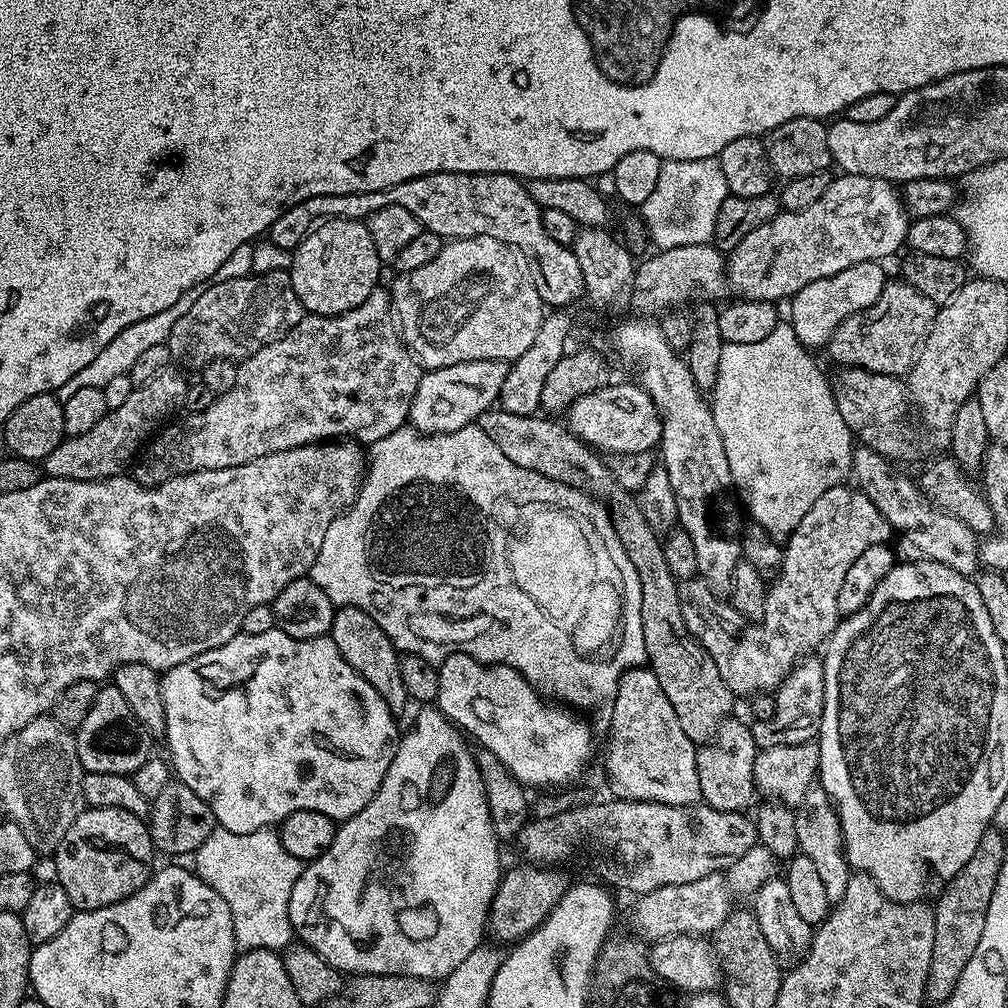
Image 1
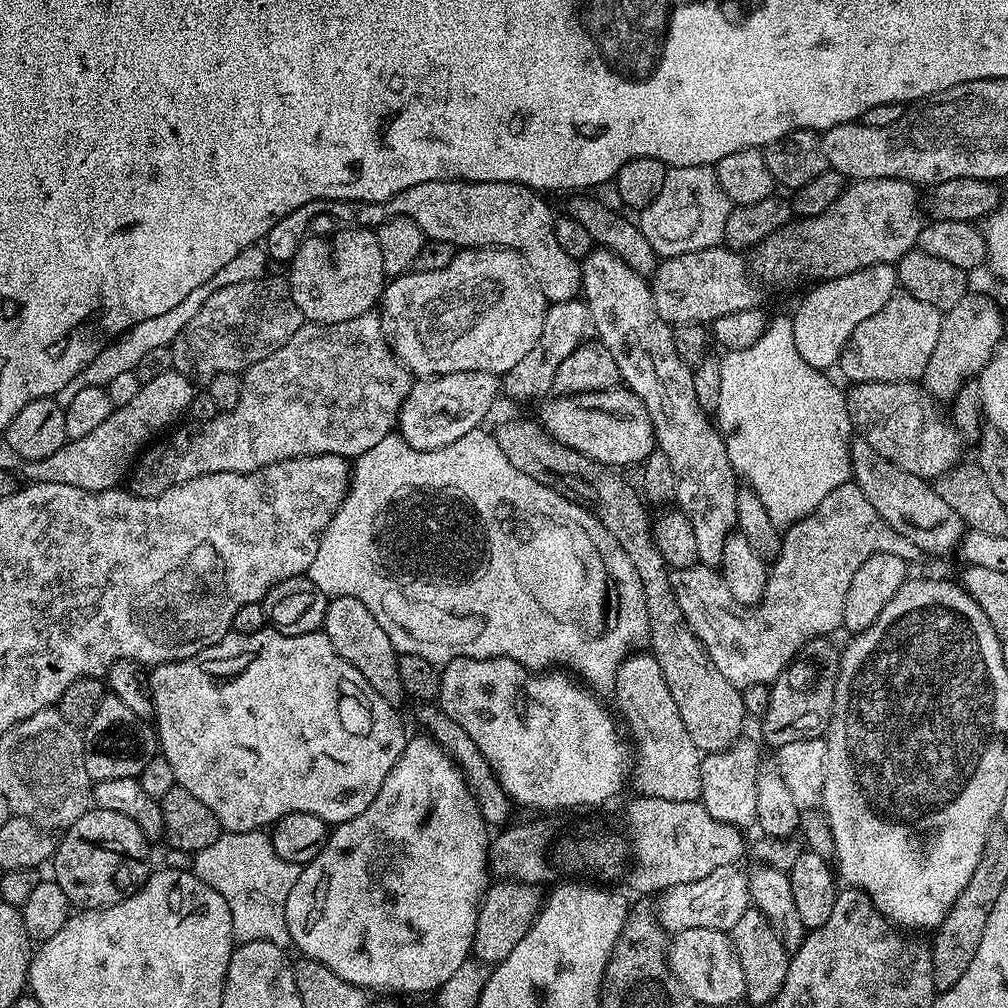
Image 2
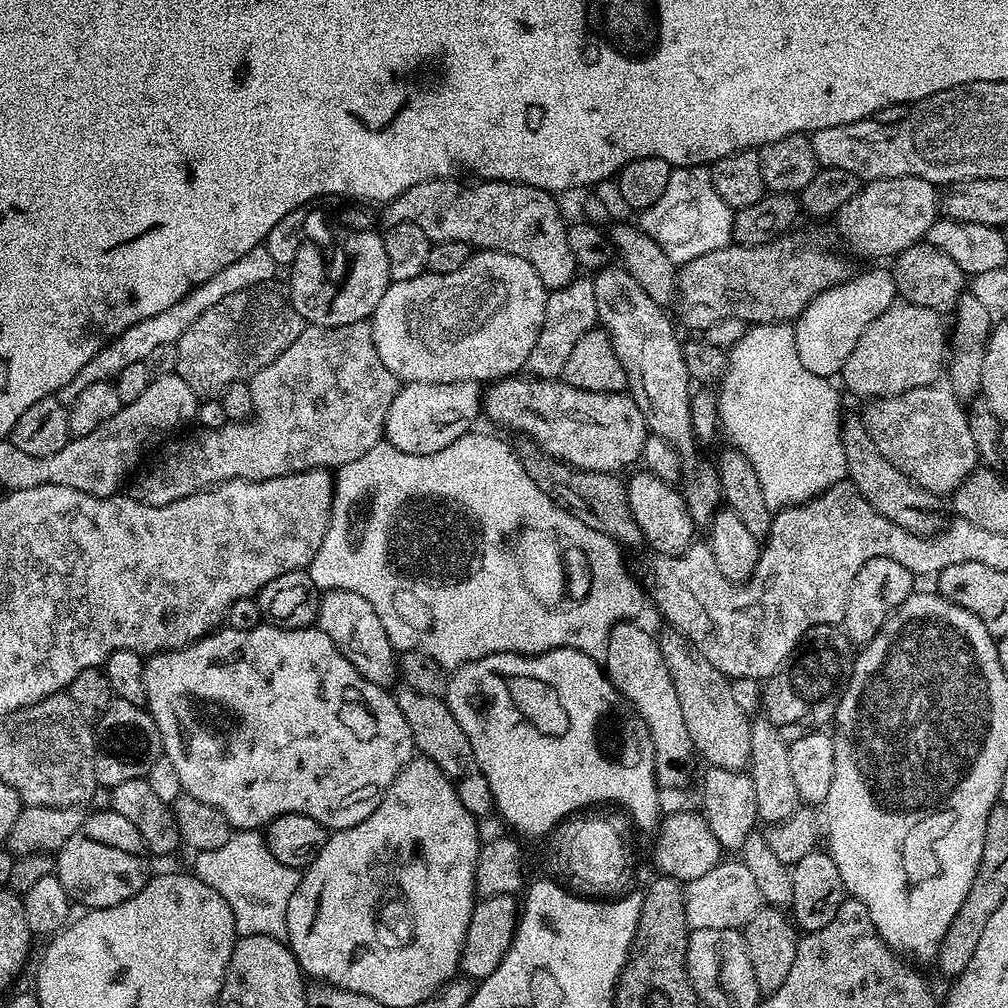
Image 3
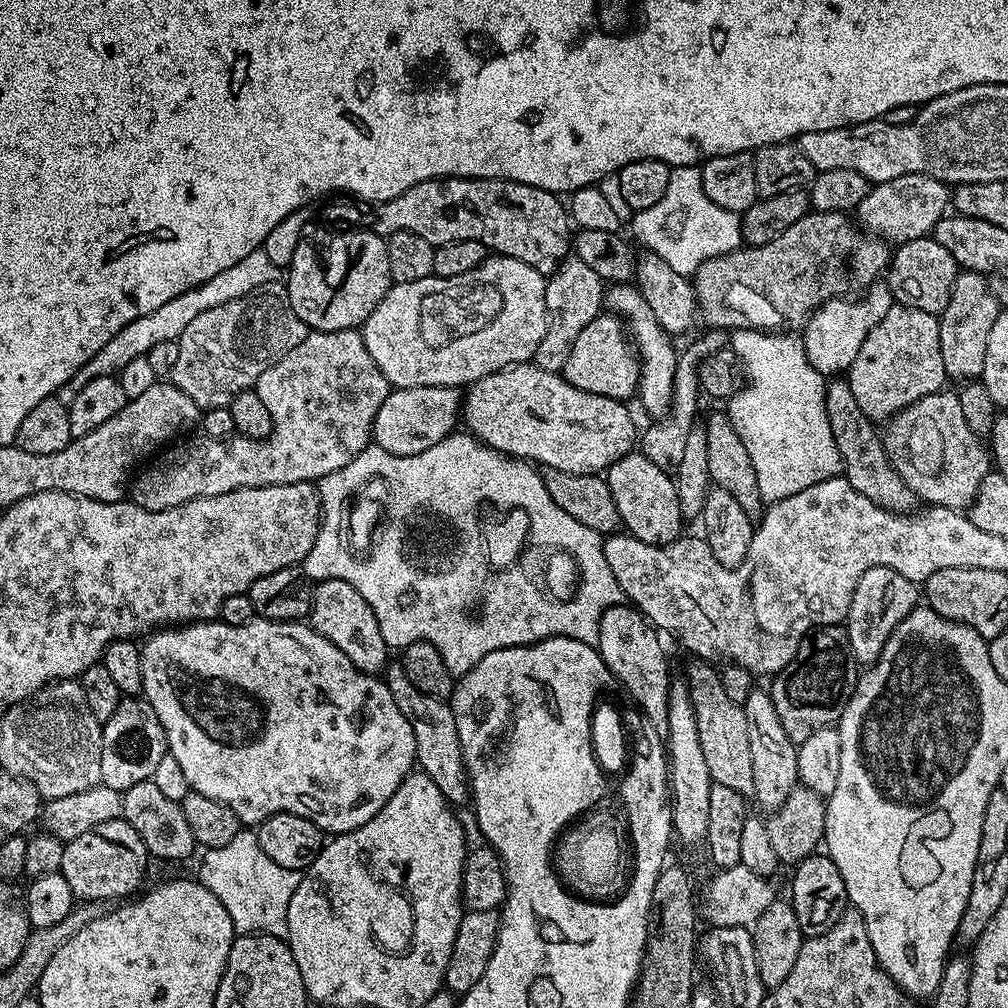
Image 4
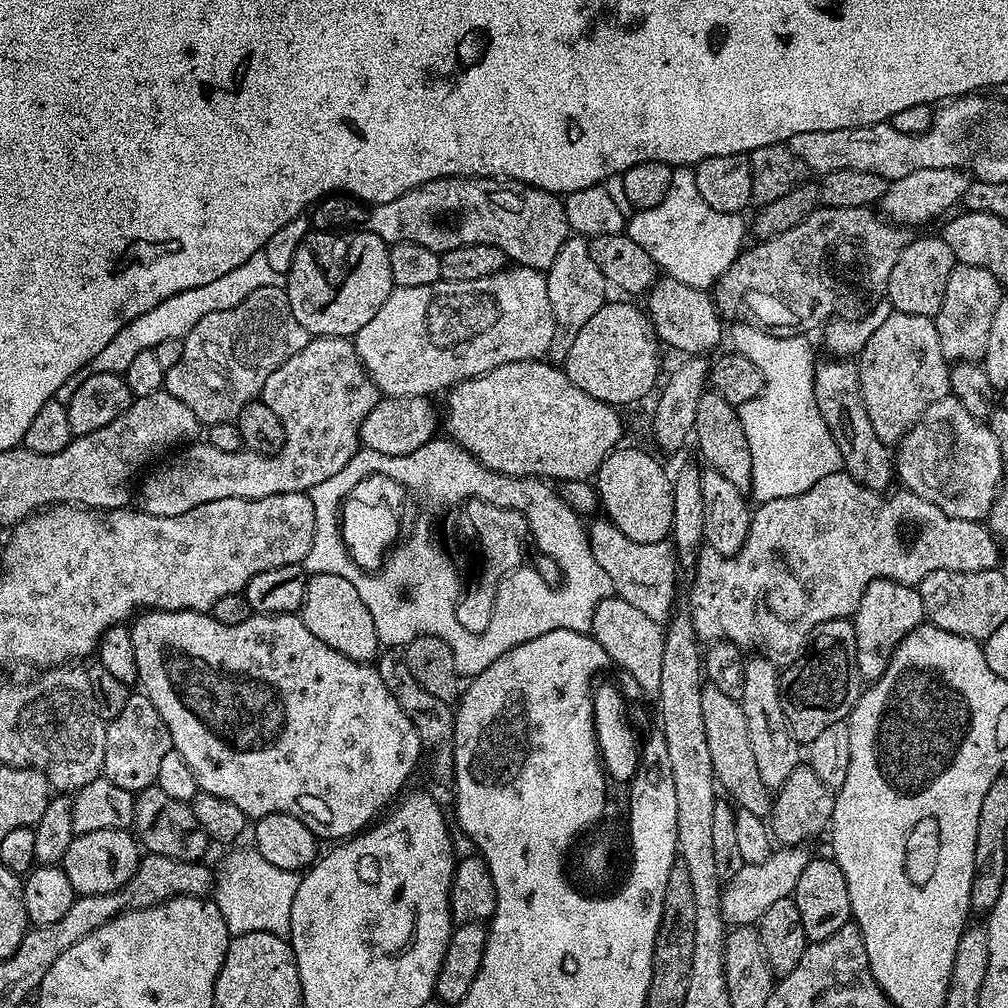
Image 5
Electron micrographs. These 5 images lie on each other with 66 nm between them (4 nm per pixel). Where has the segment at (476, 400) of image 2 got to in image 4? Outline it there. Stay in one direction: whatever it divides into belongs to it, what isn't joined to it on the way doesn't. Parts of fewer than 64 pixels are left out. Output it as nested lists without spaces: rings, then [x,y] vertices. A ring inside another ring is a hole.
[[[408,387],[389,391],[385,402],[378,410],[372,427],[373,443],[376,443],[387,453],[396,457],[410,457],[424,450],[432,449],[442,438],[451,435],[457,427],[462,414],[463,397],[461,391],[452,387]]]

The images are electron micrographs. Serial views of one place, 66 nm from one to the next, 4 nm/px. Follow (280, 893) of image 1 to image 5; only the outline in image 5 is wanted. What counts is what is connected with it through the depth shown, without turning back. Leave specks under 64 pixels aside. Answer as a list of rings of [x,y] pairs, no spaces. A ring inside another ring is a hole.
[[[255,847],[240,848],[232,852],[214,872],[214,899],[232,936],[265,932],[285,938],[290,934],[290,910],[294,894],[298,894],[301,873],[278,870],[266,862]]]

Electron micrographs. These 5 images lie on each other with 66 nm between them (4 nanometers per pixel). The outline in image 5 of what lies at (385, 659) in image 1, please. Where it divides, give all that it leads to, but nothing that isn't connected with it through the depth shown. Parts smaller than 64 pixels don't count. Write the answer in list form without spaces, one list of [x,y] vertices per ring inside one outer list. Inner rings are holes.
[[[338,574],[308,577],[306,594],[298,615],[306,630],[310,630],[318,642],[326,642],[330,650],[338,650],[338,654],[346,658],[367,664],[375,661],[382,651],[378,630],[374,630],[374,618],[370,618],[366,602],[362,602],[358,590],[354,590],[354,582],[338,578]]]

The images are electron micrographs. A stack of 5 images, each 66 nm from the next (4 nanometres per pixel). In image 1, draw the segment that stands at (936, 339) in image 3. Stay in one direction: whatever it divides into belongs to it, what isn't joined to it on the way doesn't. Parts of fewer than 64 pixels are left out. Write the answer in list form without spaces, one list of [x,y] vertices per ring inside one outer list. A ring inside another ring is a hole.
[[[897,278],[885,284],[878,302],[842,322],[826,345],[837,365],[865,368],[878,374],[907,377],[925,336],[936,320],[938,306],[914,286]]]

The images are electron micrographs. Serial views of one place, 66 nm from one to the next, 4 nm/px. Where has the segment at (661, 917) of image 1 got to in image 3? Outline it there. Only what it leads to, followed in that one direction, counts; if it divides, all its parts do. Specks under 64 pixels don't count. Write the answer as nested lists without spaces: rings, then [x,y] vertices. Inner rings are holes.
[[[728,858],[716,864],[714,870],[706,870],[702,878],[687,881],[684,890],[684,913],[689,929],[730,930],[743,929],[762,907],[758,882],[754,882],[750,870],[736,858]]]

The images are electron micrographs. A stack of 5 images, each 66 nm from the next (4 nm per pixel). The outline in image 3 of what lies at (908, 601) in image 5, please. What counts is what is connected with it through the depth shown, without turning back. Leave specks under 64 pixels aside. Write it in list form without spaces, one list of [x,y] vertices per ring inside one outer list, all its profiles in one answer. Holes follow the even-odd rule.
[[[870,558],[858,570],[854,578],[854,586],[850,586],[850,598],[846,602],[846,614],[842,627],[853,645],[869,644],[882,630],[882,626],[895,612],[900,609],[902,602],[914,591],[914,577],[902,562],[894,562],[894,558]]]

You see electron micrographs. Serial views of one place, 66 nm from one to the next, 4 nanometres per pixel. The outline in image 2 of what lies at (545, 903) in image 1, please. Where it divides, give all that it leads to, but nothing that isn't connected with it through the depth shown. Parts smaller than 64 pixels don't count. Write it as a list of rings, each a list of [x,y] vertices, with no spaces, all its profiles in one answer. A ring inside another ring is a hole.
[[[504,878],[493,883],[484,893],[471,950],[471,955],[481,965],[495,966],[502,963],[510,954],[510,950],[514,950],[514,946],[518,946],[518,942],[526,938],[542,907],[542,892],[540,896],[539,890],[535,887],[539,888],[532,882]]]

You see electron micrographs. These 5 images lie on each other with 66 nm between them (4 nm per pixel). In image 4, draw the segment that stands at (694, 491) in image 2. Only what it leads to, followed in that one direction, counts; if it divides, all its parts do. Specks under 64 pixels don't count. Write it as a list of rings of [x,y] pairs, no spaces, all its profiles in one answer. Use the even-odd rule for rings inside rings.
[[[616,282],[607,289],[606,292],[606,308],[609,313],[620,317],[621,321],[626,325],[627,331],[630,333],[631,343],[634,345],[635,351],[640,358],[640,387],[638,389],[638,401],[649,412],[652,418],[661,418],[668,415],[668,408],[671,406],[671,395],[674,394],[674,376],[676,368],[676,359],[678,348],[674,343],[673,337],[658,322],[658,318],[654,316],[654,310],[650,310],[649,303],[646,298],[642,298],[639,288],[632,282]]]

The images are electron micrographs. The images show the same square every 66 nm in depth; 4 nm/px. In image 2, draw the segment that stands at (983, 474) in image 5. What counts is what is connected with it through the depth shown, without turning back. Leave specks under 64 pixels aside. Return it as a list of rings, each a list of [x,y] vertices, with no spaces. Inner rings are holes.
[[[859,382],[847,389],[848,416],[855,431],[882,458],[895,460],[896,465],[915,476],[939,478],[961,463],[960,433],[947,419],[936,413],[933,397],[916,382]]]

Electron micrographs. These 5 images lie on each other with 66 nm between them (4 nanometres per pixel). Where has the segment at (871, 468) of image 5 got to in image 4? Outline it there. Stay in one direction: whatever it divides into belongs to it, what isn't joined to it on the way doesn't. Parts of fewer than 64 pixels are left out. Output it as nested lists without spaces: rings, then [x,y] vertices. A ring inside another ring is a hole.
[[[832,378],[827,381],[826,408],[830,418],[830,430],[844,463],[844,479],[850,482],[850,486],[854,486],[854,490],[858,490],[858,494],[866,494],[870,502],[882,506],[887,512],[911,513],[915,509],[912,507],[918,504],[918,498],[914,490],[906,486],[898,470],[894,470],[877,425],[870,418],[866,418],[866,414],[862,414],[862,406],[858,406],[854,399],[854,390],[850,390],[847,379]]]

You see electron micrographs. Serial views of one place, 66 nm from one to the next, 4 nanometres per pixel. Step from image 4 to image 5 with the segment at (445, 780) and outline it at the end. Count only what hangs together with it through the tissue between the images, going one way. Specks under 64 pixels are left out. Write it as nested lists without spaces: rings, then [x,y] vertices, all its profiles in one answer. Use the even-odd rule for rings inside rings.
[[[396,650],[381,651],[374,664],[376,673],[386,682],[386,690],[394,694],[398,706],[414,722],[418,730],[423,747],[432,751],[432,772],[440,780],[451,781],[454,776],[452,766],[452,731],[456,725],[453,705],[442,702],[442,698],[434,698],[423,686],[418,686],[414,674],[410,674],[410,666],[406,666],[403,655]]]

